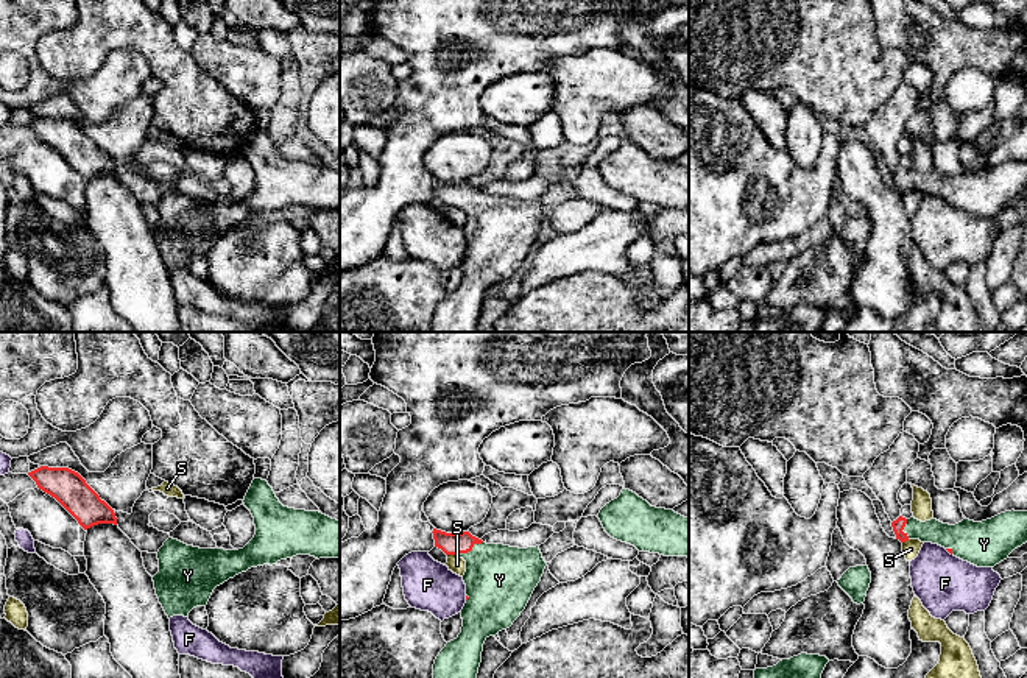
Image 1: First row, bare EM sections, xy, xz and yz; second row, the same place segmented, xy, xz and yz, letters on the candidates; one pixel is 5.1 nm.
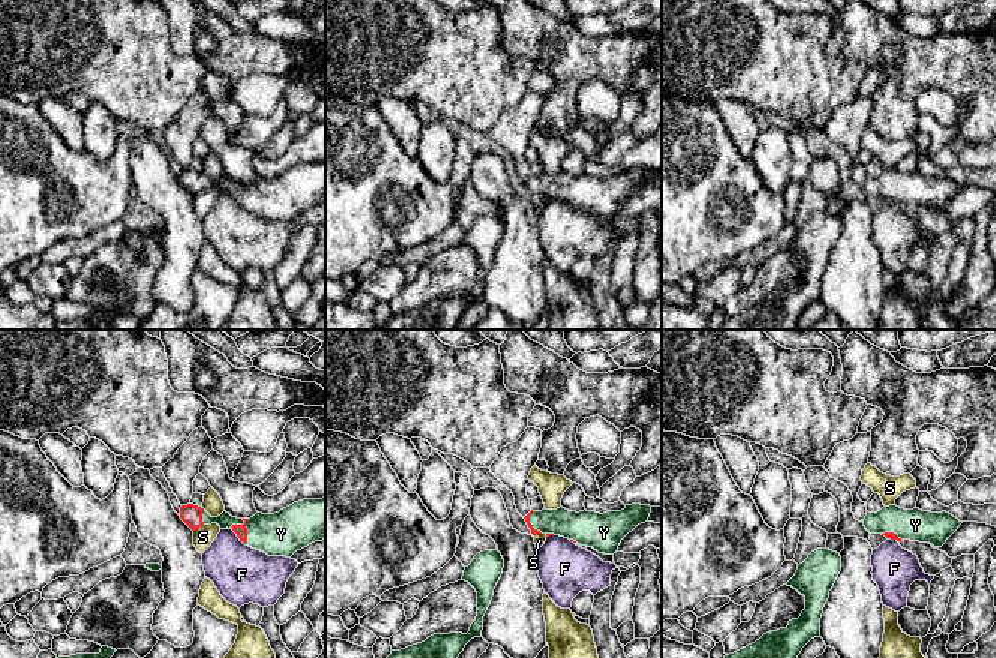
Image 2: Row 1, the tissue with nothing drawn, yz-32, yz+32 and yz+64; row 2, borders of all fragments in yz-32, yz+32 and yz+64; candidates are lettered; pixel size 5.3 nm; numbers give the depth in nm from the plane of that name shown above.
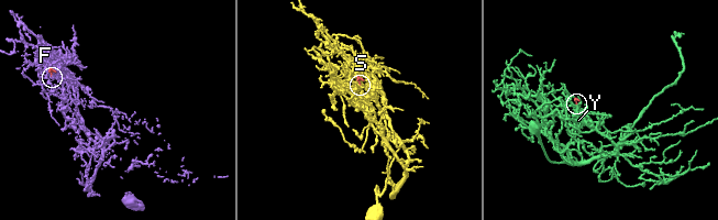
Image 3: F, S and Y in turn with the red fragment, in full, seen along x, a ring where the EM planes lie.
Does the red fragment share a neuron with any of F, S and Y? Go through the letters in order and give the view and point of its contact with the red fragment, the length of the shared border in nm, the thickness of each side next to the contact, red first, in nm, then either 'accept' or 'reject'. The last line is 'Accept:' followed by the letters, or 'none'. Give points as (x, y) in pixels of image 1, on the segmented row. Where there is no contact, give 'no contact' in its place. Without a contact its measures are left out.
F: yz (948, 550) | 50 nm | 20/300 nm | reject
S: xz (452, 554) | 60 nm | 110/90 nm | reject
Y: xz (469, 550) | 150 nm | 110/360 nm | accept
Accept: Y

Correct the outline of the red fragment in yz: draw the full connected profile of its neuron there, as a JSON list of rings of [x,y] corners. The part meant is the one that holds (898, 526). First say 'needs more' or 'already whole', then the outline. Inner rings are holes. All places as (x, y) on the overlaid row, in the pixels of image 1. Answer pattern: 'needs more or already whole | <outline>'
needs more | [[[1005,511],[991,519],[963,519],[955,525],[937,519],[921,522],[899,516],[891,522],[896,539],[919,539],[944,547],[951,555],[977,567],[994,567],[1027,542],[1027,511]]]

